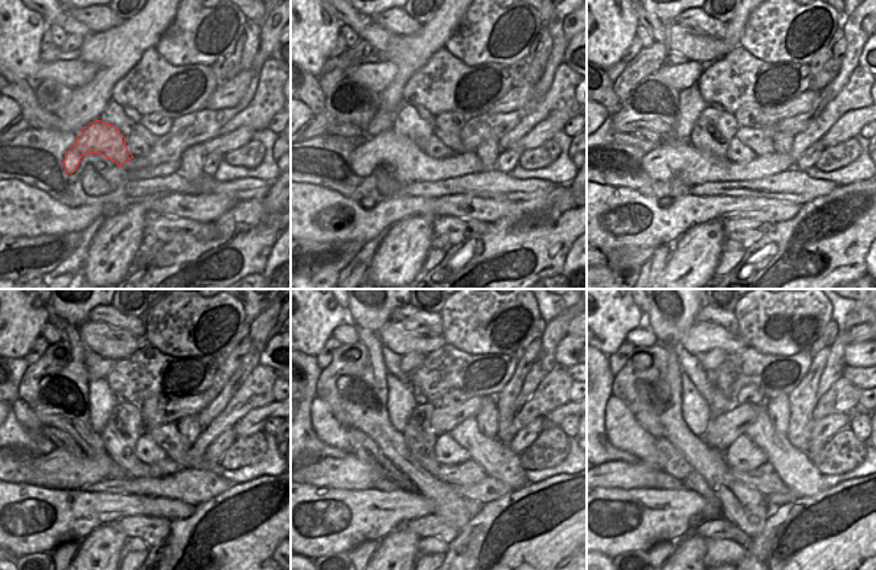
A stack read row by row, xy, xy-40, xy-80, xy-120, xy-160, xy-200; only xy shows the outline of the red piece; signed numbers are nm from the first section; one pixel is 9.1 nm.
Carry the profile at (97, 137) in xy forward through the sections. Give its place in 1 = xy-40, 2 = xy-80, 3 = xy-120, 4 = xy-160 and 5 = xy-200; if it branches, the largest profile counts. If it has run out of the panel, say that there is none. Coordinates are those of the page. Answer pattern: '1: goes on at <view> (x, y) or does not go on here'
1: goes on at xy-40 (397, 153)
2: goes on at xy-80 (681, 162)
3: goes on at xy-120 (60, 470)
4: goes on at xy-160 (349, 473)
5: goes on at xy-200 (624, 475)

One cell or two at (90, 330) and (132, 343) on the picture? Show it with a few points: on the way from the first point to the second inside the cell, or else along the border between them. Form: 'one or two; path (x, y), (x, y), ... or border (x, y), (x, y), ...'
one; path (101, 338), (112, 343), (122, 343)

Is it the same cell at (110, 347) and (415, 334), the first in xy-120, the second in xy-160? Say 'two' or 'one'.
one

